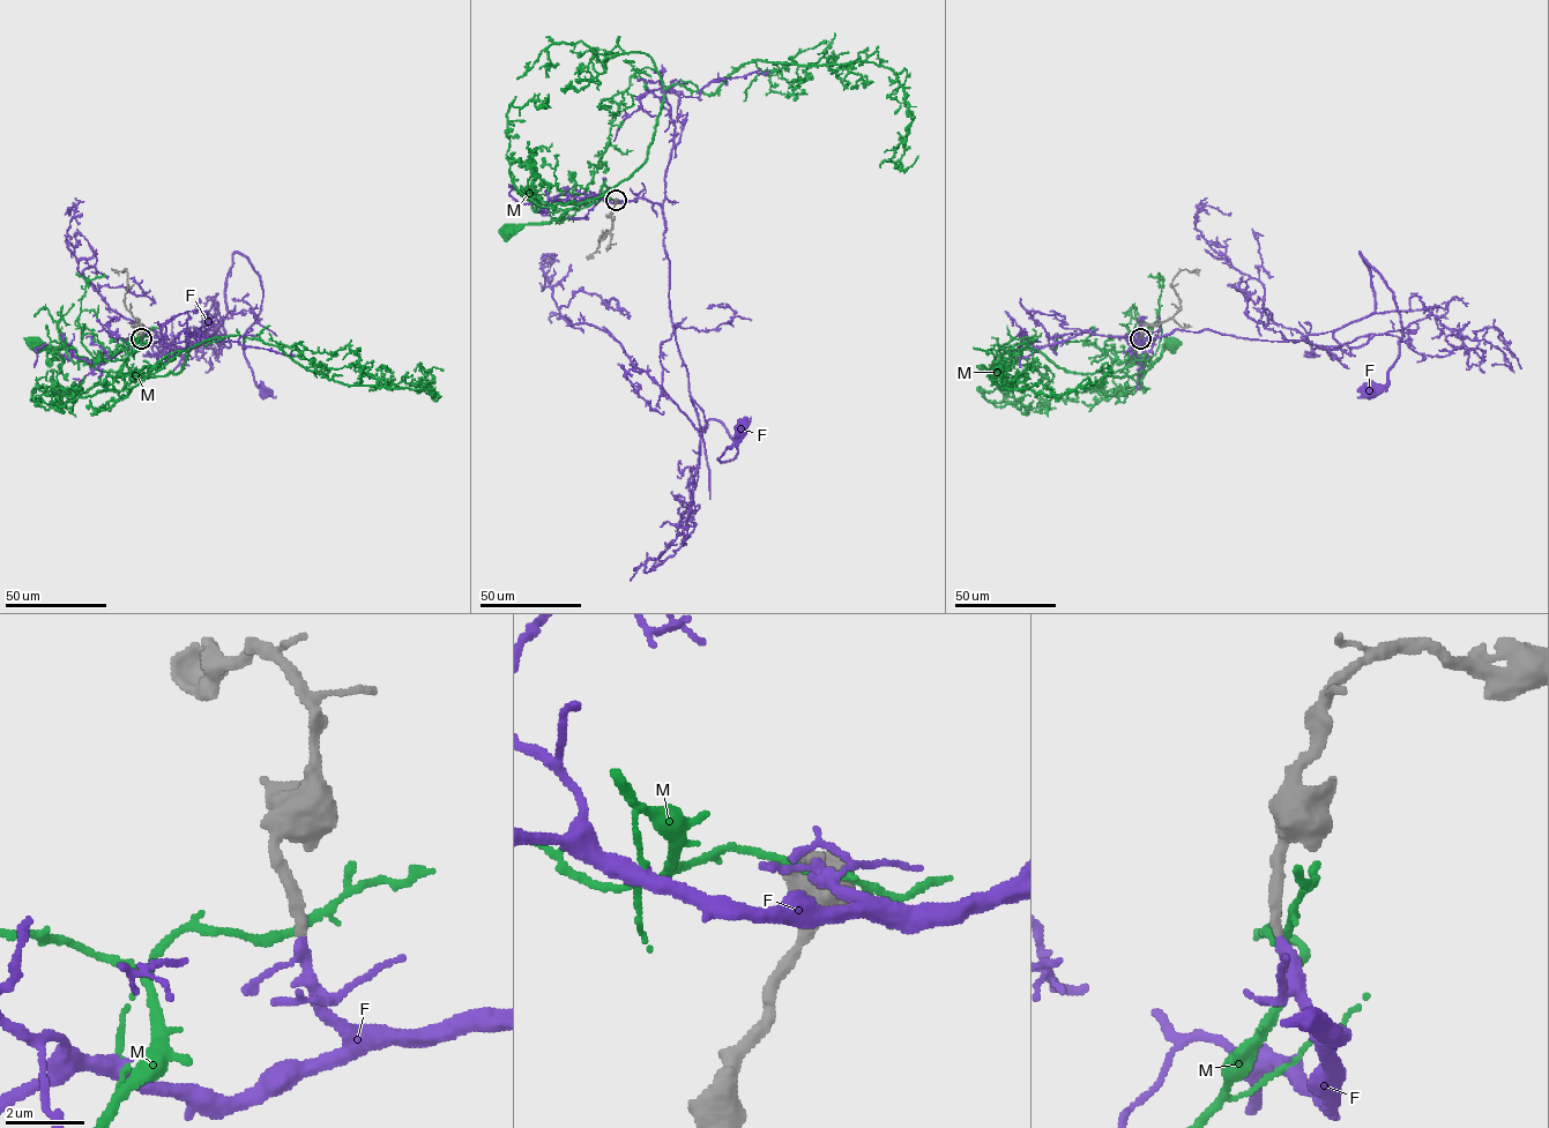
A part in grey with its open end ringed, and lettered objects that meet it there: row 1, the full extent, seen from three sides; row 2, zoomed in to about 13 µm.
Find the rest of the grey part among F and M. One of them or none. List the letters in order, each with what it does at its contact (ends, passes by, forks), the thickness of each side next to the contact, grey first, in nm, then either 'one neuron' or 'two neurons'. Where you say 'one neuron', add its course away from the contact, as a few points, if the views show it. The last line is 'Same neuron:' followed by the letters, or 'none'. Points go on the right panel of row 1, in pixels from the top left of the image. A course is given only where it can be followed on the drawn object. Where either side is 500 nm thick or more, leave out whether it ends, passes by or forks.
F: it passes by | 320/200 nm | one neuron | via (1140, 338), (1334, 331), (1374, 312), (1360, 252), (1393, 292), (1402, 333), (1389, 381), (1369, 391)
M: it passes by | 300/200 nm | two neurons
Same neuron: F

